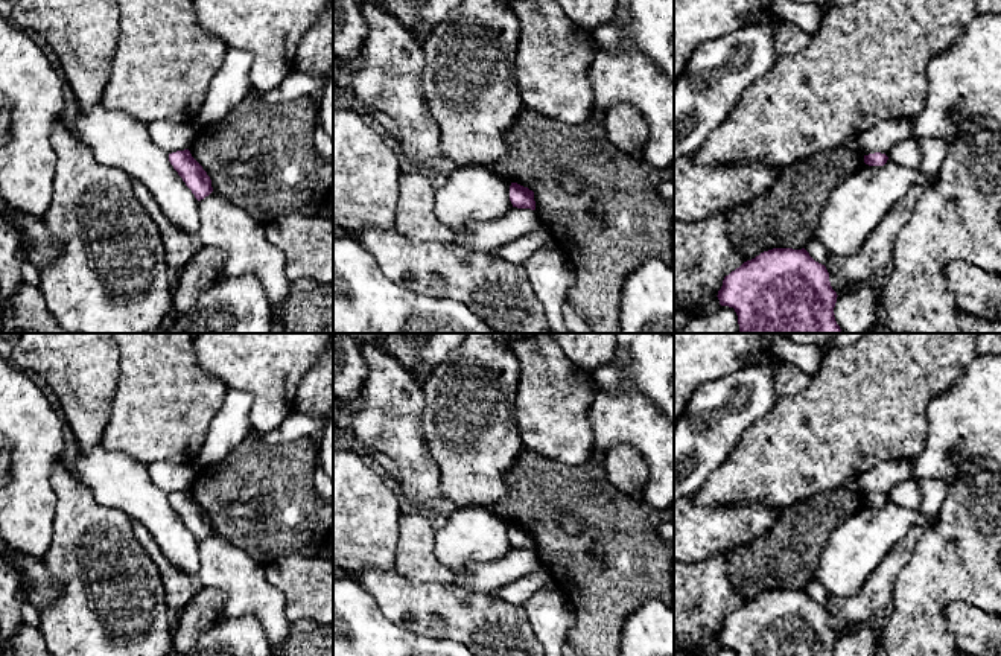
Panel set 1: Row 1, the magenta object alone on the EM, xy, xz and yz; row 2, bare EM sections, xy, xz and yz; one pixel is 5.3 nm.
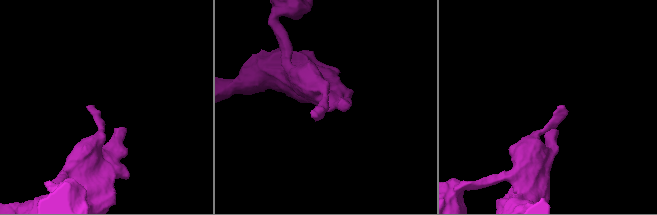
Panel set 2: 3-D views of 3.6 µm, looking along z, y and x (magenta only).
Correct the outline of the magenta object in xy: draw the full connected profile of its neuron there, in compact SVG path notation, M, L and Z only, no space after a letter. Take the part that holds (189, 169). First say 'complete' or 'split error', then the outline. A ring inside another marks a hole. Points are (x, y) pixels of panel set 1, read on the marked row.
complete | M189 149L169 154L169 161L198 201L213 192L210 177Z

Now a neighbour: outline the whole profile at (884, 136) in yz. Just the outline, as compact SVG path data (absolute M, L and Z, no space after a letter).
M910 119L882 120L856 137L856 149L863 155L888 152L901 142L916 139Z

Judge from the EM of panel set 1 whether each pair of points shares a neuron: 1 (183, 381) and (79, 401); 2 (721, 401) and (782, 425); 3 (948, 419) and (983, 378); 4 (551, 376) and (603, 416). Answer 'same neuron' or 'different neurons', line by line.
1: different neurons
2: different neurons
3: same neuron
4: different neurons

